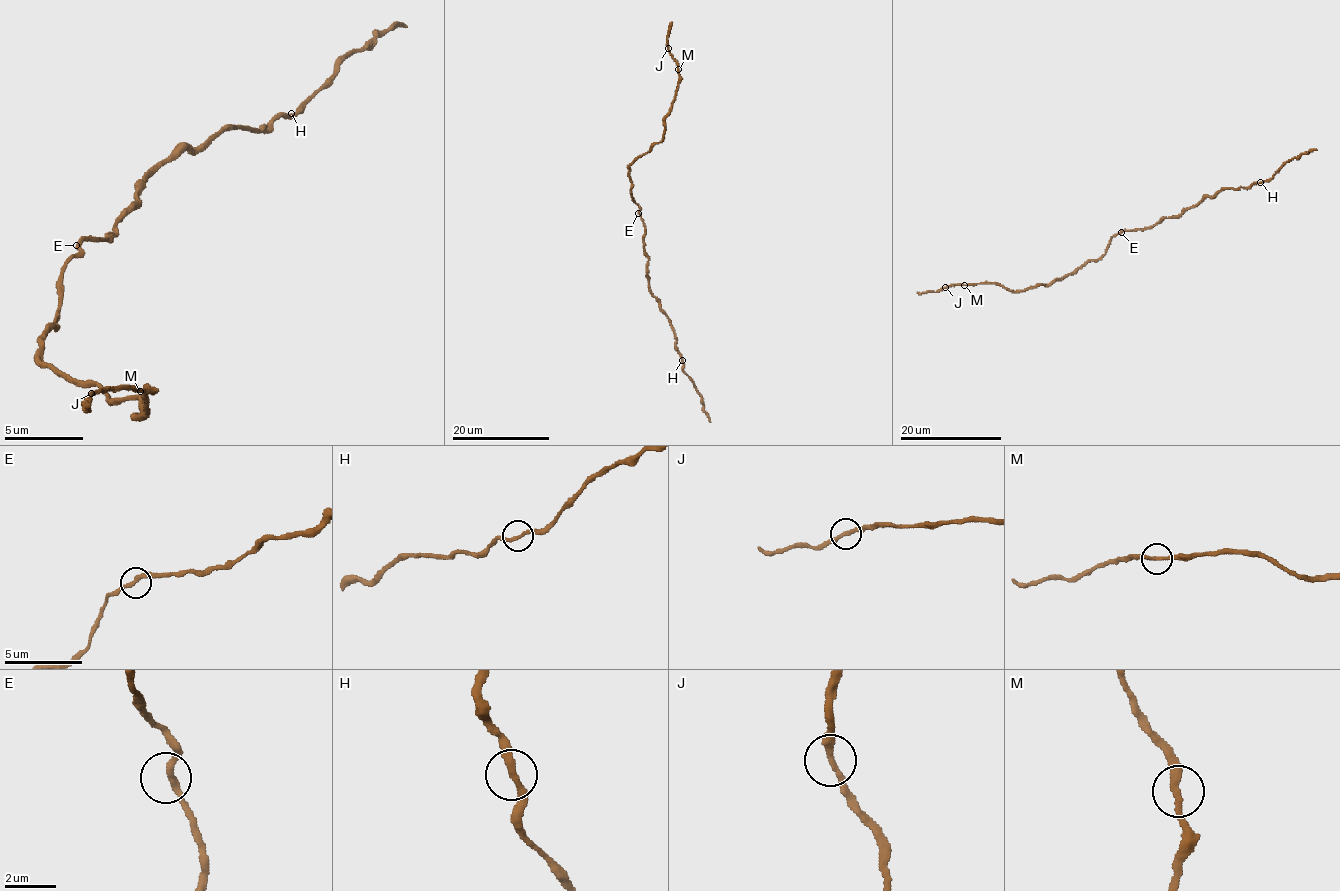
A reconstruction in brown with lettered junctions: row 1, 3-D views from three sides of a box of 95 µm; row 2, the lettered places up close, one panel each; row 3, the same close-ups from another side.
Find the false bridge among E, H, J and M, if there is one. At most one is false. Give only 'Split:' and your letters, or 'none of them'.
Split: none of them

